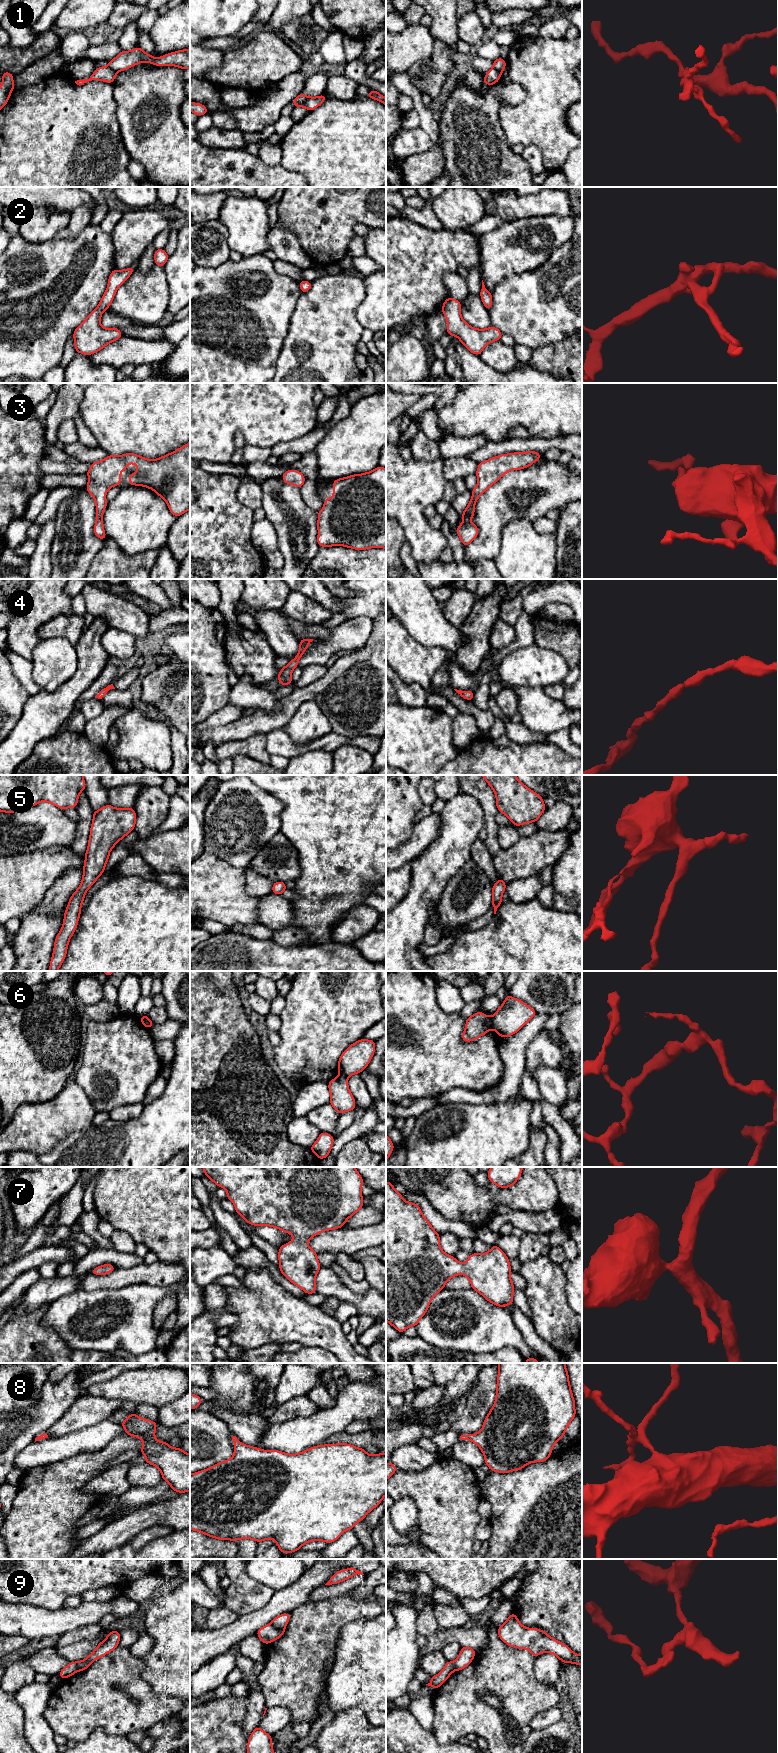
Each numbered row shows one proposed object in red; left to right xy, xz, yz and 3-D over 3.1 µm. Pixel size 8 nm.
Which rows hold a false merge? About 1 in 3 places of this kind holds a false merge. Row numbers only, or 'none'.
1, 6, 9

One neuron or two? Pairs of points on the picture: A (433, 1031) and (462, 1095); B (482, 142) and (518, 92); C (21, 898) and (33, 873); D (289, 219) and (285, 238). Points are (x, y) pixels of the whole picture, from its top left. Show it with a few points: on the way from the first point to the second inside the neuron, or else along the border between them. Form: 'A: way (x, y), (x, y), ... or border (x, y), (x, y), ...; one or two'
A: border (481, 1090), (451, 1088), (442, 1092), (437, 1097); two
B: way (482, 126), (482, 115), (502, 95); one
C: way (21, 892), (21, 885), (27, 879); one
D: border (276, 224), (289, 229), (297, 237), (302, 248); two

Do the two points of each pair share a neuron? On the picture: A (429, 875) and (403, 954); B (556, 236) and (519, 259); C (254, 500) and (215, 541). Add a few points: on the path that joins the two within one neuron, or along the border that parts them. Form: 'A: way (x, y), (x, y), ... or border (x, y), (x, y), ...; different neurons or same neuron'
A: way (423, 895), (404, 925), (403, 934); same neuron
B: way (549, 241), (537, 241), (529, 249); same neuron
C: border (238, 485), (236, 498), (253, 511); different neurons

